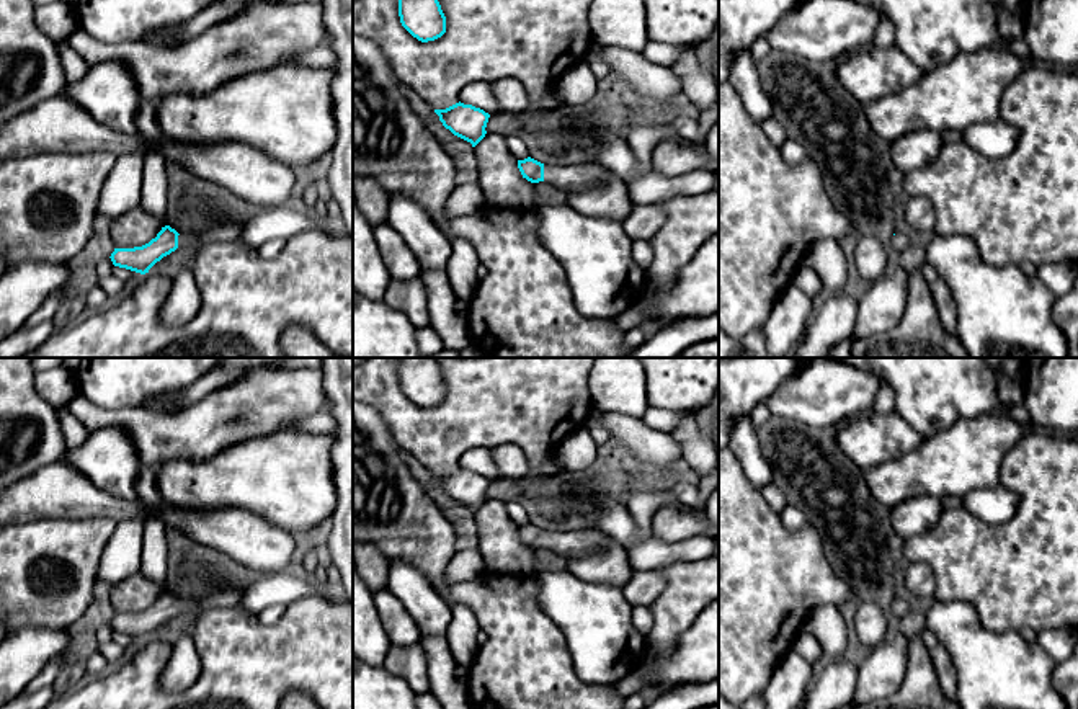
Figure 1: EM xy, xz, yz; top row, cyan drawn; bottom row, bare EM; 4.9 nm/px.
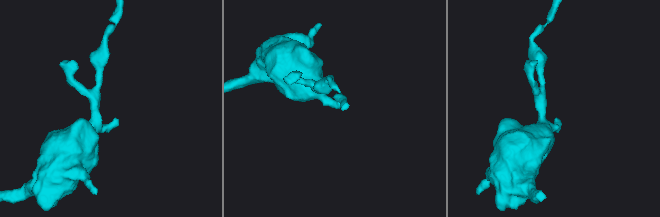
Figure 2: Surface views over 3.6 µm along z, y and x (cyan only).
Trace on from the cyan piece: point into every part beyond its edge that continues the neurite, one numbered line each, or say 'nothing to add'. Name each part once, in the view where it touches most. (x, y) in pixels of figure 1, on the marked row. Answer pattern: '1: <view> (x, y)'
1: xz (583, 175)

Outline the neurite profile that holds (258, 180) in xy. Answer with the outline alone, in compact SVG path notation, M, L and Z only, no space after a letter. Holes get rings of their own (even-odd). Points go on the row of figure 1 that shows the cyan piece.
M162 136L160 149L167 163L176 162L189 173L224 186L253 209L286 204L296 183L291 167L247 144L193 145Z

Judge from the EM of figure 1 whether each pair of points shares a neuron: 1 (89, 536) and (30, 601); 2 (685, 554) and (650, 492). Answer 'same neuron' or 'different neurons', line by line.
1: same neuron
2: different neurons

